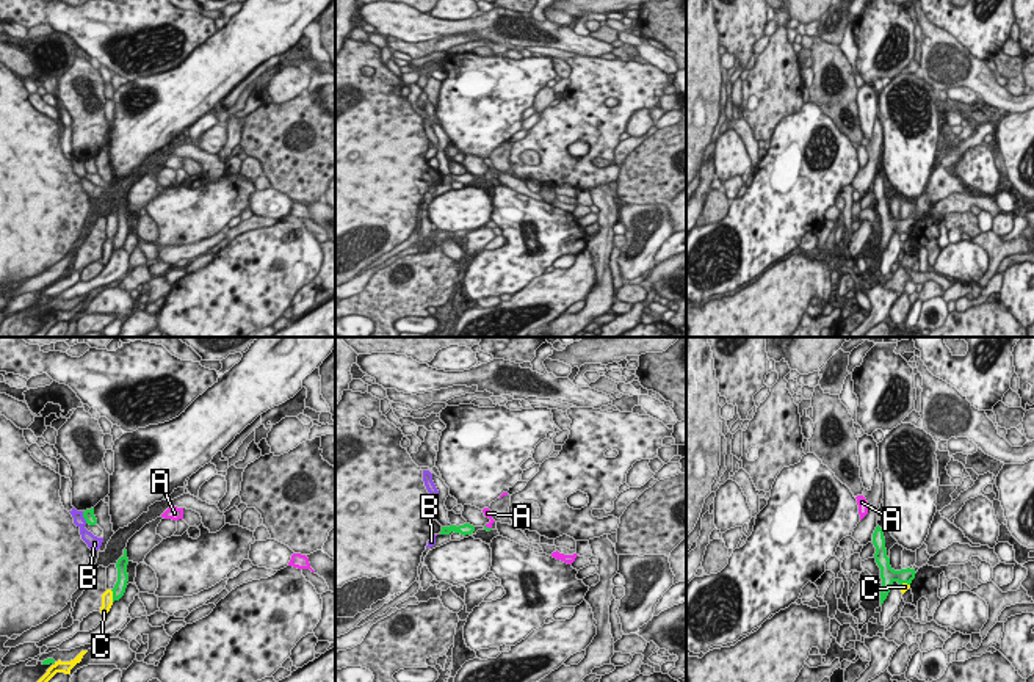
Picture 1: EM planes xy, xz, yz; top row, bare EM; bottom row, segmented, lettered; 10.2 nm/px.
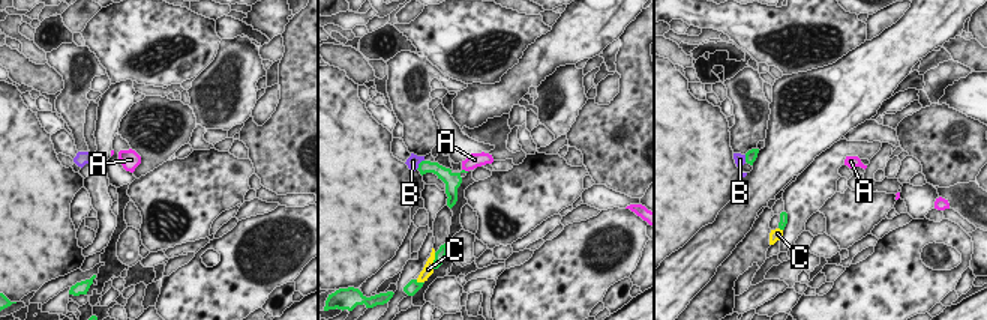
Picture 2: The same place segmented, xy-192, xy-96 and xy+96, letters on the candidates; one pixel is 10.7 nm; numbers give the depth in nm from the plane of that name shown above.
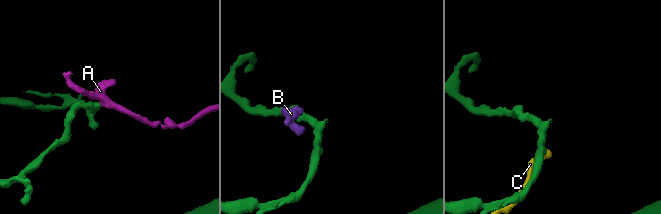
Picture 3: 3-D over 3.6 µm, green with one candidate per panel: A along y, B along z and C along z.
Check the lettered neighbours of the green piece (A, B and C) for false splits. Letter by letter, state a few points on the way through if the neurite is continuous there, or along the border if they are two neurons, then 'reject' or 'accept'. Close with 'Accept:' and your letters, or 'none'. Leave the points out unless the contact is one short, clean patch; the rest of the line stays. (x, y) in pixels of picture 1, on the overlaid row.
A: way xz (484, 526), (486, 527), (488, 513); accept
B: reject
C: reject
Accept: A

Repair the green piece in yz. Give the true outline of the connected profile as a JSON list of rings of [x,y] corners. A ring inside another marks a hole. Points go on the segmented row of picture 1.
[[[879,525],[876,527],[873,533],[873,544],[876,547],[874,558],[877,566],[880,568],[880,579],[882,579],[880,605],[882,605],[895,582],[898,582],[899,585],[902,583],[910,585],[916,572],[915,569],[910,569],[910,568],[895,571],[890,566],[890,558],[887,557],[887,549],[885,549],[884,528],[880,528]]]

